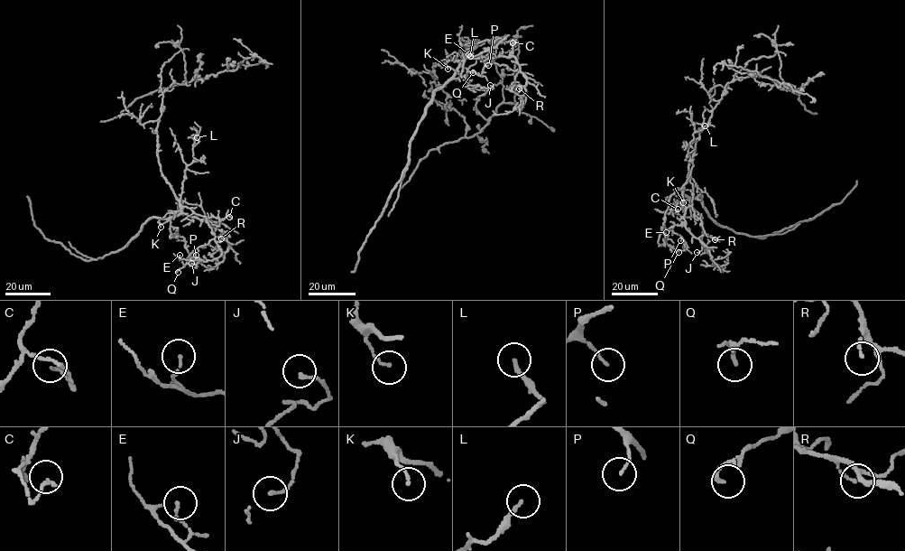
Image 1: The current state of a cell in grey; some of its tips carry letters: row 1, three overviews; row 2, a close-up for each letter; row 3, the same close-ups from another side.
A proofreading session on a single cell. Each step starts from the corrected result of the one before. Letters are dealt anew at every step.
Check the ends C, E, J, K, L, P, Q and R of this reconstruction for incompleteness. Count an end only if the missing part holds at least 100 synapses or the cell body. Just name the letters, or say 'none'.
none

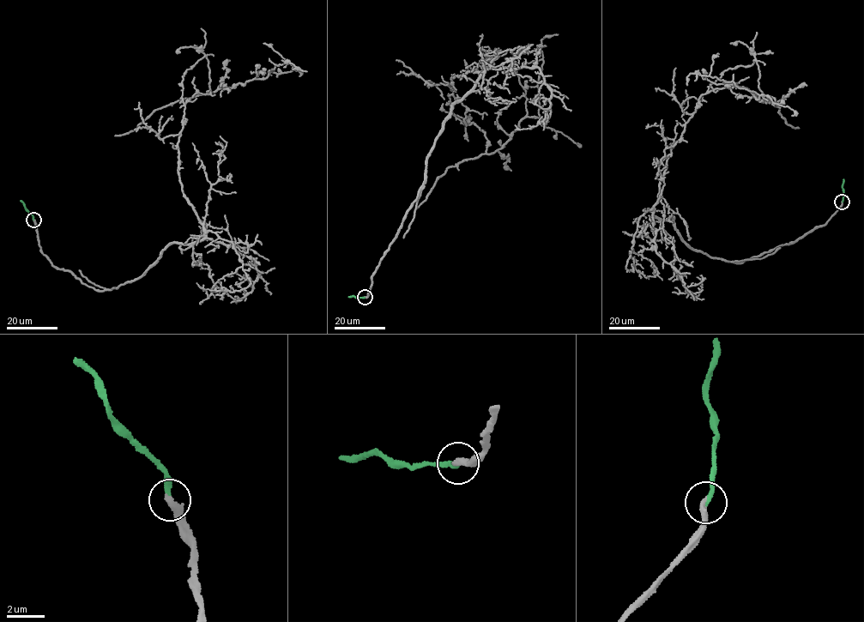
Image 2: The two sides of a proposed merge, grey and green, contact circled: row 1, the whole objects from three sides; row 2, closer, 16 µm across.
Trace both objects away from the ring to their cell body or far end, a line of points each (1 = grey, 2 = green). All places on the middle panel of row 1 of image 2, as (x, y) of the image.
1: (365, 297), (485, 69), (451, 78), (452, 114), (492, 153), (539, 117), (541, 39), (558, 33)
2: (365, 297), (348, 297)

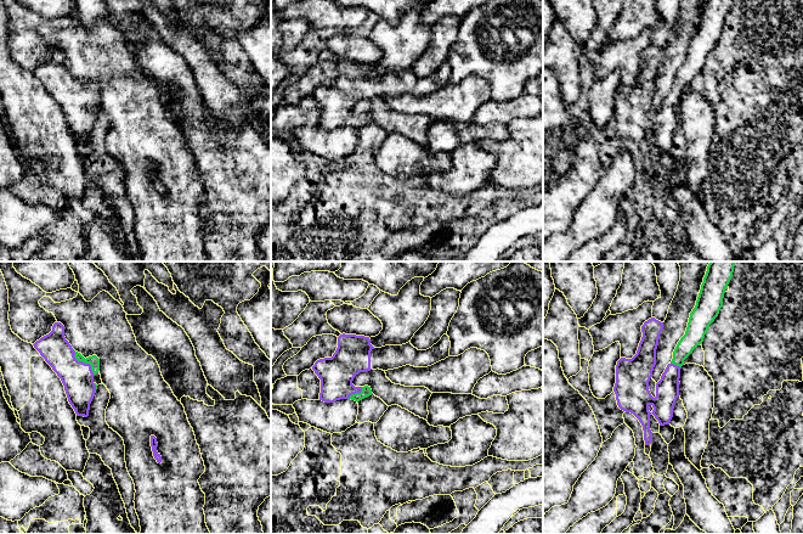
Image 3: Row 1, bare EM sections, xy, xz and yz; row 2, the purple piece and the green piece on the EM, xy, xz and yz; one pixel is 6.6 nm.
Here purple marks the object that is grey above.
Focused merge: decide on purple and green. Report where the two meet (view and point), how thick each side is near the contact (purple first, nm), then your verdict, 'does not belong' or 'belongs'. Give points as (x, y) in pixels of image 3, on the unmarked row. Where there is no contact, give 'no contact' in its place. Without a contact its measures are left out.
xy (84, 90) | 200/70 nm | belongs

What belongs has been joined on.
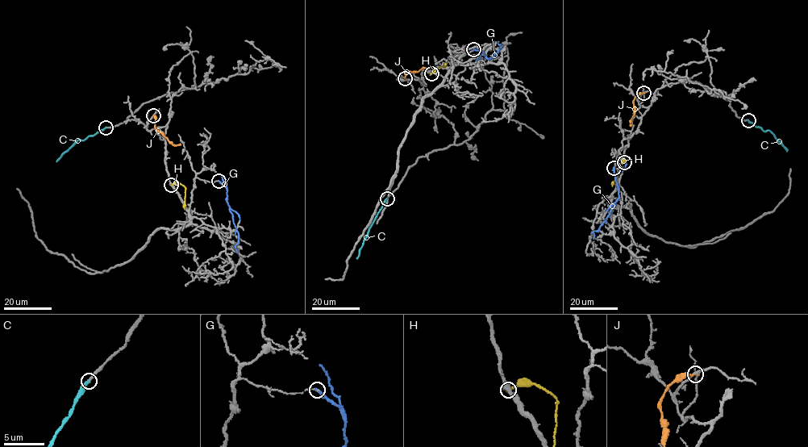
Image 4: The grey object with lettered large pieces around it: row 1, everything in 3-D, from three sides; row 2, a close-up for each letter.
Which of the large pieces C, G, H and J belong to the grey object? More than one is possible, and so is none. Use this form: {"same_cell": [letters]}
{"same_cell": ["C"]}

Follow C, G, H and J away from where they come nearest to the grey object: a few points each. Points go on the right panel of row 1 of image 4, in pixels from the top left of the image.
C: (747, 119), (764, 131), (769, 131), (787, 151)
G: (614, 168), (618, 198), (598, 229), (593, 231), (593, 239)
H: (624, 162), (622, 162), (612, 186)
J: (643, 93), (639, 93), (634, 99), (635, 112), (630, 125)

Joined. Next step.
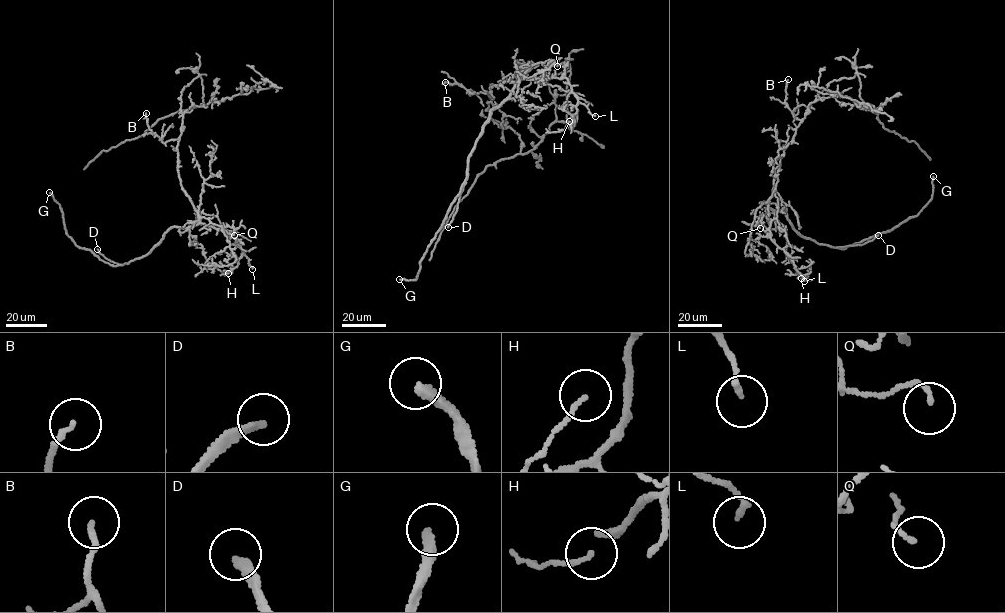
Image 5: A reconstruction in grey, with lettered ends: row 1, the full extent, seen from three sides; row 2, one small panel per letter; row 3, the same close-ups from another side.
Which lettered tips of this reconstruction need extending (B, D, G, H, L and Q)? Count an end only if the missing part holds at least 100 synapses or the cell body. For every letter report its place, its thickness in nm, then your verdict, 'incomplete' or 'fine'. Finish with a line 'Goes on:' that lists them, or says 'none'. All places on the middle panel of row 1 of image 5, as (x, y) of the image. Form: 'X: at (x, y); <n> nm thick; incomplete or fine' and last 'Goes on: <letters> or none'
B: at (445, 82); 160 nm thick; fine
D: at (448, 227); 260 nm thick; incomplete
G: at (399, 279); 260 nm thick; incomplete
H: at (569, 121); 100 nm thick; fine
L: at (595, 116); 160 nm thick; fine
Q: at (557, 66); 110 nm thick; fine
Goes on: D, G

